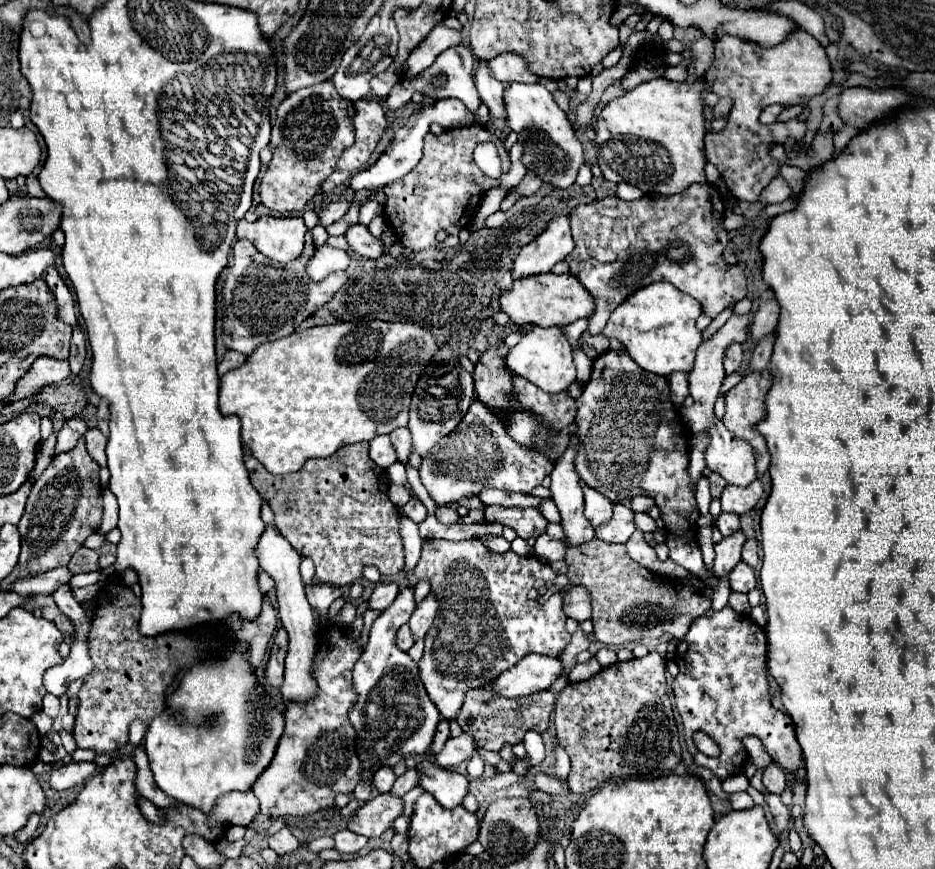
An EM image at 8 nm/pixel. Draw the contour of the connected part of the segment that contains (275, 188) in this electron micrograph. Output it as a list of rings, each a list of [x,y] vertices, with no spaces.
[[[324,81],[290,93],[276,111],[272,125],[270,151],[272,161],[260,181],[262,205],[280,215],[298,215],[308,201],[322,193],[320,185],[332,175],[344,149],[354,145],[354,103],[342,99],[332,85]]]

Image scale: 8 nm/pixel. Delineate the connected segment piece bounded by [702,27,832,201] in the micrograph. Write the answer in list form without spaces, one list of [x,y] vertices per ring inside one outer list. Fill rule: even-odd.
[[[794,29],[786,39],[774,47],[762,47],[752,41],[744,41],[734,35],[720,35],[714,41],[716,57],[712,67],[704,73],[706,91],[718,97],[730,97],[734,101],[727,124],[720,133],[706,137],[706,159],[714,163],[724,177],[730,193],[736,199],[758,201],[762,189],[778,175],[778,161],[770,157],[770,147],[774,143],[784,143],[786,137],[800,141],[806,133],[804,121],[760,125],[758,115],[766,105],[782,103],[796,105],[800,97],[810,99],[822,93],[832,81],[832,67],[824,47],[804,29]],[[758,123],[758,127],[754,127]]]

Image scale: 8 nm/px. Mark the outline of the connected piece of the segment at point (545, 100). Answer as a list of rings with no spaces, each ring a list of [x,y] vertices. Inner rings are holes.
[[[512,83],[506,89],[506,113],[508,127],[516,131],[518,139],[524,143],[524,167],[530,169],[532,165],[534,173],[556,189],[568,189],[574,185],[578,169],[584,165],[584,149],[568,115],[554,103],[552,95],[538,83]]]

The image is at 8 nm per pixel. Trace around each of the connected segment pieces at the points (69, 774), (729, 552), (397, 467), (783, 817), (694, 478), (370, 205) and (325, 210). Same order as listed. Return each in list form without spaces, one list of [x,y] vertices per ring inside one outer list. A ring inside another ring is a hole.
[[[68,763],[64,767],[58,767],[52,771],[50,789],[64,791],[76,787],[78,783],[84,783],[94,771],[96,771],[96,763]]]
[[[742,531],[730,535],[730,537],[724,537],[720,543],[716,543],[716,559],[714,559],[714,567],[712,567],[712,573],[716,577],[724,577],[728,575],[736,563],[740,561],[740,553],[742,553],[742,545],[744,545],[746,537]]]
[[[396,461],[392,467],[388,467],[388,477],[390,477],[390,483],[400,485],[400,487],[406,487],[406,483],[408,483],[406,467],[400,461]]]
[[[768,795],[766,801],[770,805],[770,813],[774,817],[774,823],[780,829],[780,835],[786,835],[792,827],[792,821],[790,821],[790,815],[788,815],[790,809],[780,801],[780,795]]]
[[[696,435],[696,447],[690,455],[690,465],[688,465],[688,475],[692,483],[698,483],[698,479],[702,477],[702,469],[706,467],[702,459],[702,447],[706,447],[706,439],[702,439],[702,435]]]
[[[368,199],[362,207],[360,207],[360,223],[368,225],[376,215],[382,213],[382,205],[376,199]]]
[[[330,201],[328,205],[324,205],[318,213],[318,219],[320,219],[320,225],[328,227],[330,223],[338,221],[346,211],[348,211],[350,203],[348,201]]]

